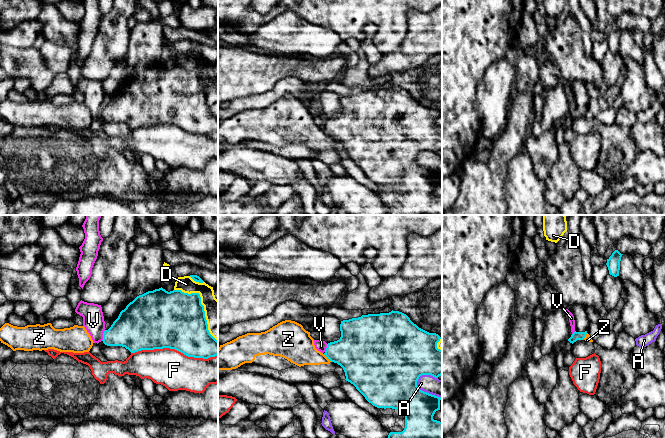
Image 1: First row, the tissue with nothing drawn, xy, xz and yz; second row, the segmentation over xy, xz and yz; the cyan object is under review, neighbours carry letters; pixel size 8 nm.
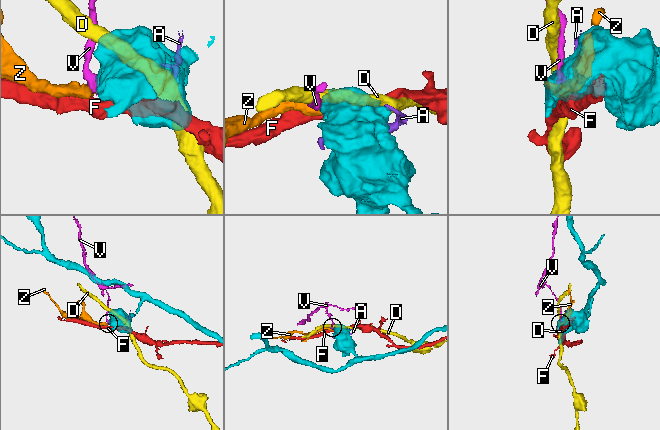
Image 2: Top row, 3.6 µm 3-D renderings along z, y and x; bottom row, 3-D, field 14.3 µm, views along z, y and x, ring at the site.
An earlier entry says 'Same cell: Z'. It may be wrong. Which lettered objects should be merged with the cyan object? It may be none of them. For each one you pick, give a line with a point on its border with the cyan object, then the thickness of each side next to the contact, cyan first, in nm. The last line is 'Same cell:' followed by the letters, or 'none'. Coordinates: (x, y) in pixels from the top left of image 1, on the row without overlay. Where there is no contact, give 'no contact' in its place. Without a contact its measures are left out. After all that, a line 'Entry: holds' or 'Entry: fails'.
Same cell: none
Entry: fails

